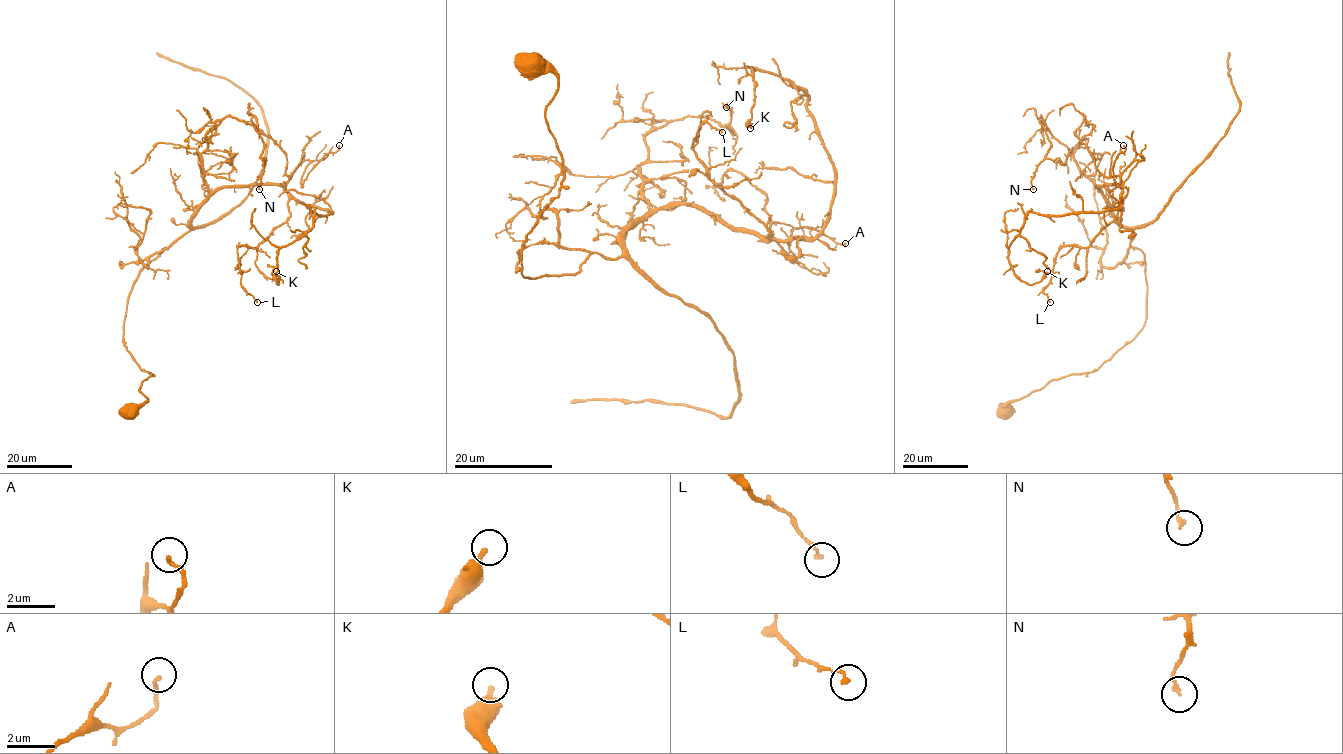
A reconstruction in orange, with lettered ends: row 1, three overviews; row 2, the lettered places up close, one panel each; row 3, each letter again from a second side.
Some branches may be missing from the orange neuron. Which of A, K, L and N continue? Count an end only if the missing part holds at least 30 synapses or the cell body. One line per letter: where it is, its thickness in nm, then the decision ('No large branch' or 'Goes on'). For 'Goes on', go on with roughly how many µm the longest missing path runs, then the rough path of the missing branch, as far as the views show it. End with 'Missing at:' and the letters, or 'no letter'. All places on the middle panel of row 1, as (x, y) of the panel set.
A: Place: (845, 243). Thickness 160 nm. No large branch
K: Place: (750, 128). Thickness 320 nm. No large branch
L: Place: (722, 132). Thickness 130 nm. No large branch
N: Place: (726, 107). Thickness 160 nm. No large branch
Missing at: no letter

